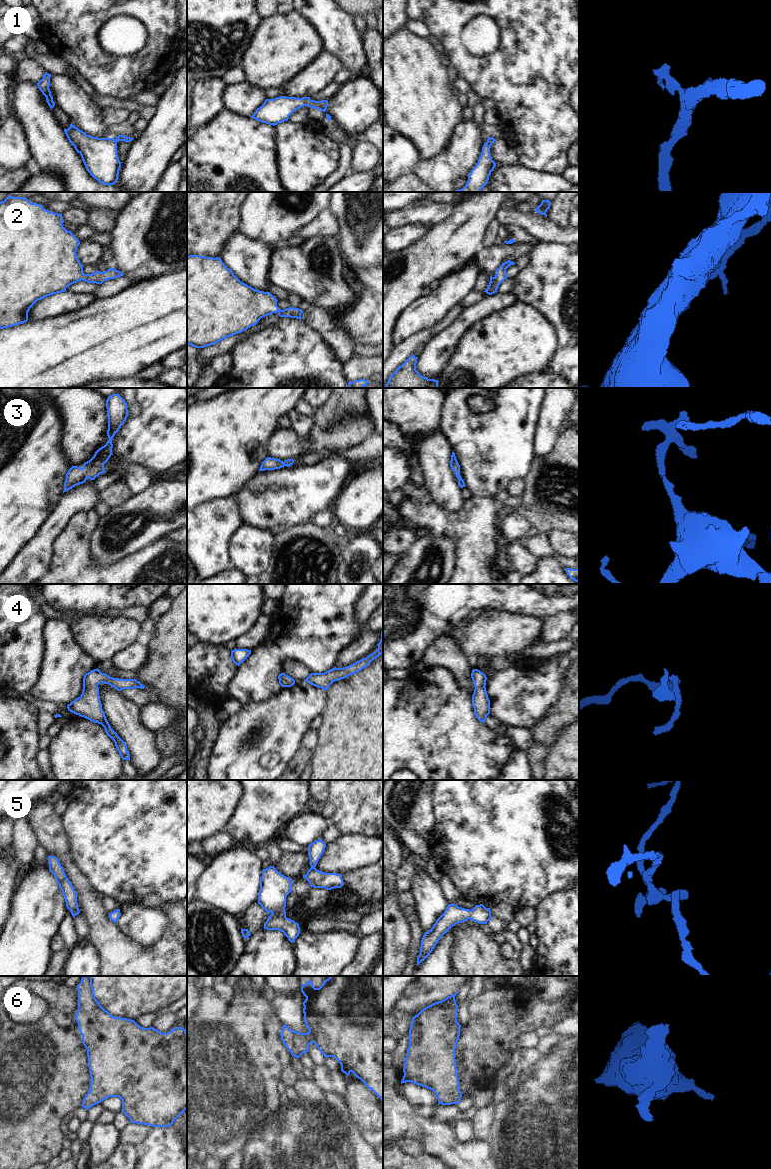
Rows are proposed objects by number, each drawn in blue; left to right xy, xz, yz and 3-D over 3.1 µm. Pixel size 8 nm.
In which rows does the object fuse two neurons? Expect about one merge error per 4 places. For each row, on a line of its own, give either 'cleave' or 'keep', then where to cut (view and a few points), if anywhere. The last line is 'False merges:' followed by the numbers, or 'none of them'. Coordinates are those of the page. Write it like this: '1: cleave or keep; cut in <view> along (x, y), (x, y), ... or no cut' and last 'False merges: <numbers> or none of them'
1: keep; no cut
2: keep; no cut
3: keep; no cut
4: keep; no cut
5: keep; no cut
6: keep; no cut
False merges: none of them

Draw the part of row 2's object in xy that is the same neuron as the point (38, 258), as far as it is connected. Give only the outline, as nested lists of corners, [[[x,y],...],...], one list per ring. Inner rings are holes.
[[[8,195],[0,202],[0,329],[27,322],[28,312],[38,300],[65,292],[68,286],[78,281],[102,284],[106,280],[123,276],[122,272],[114,268],[84,274],[76,254],[80,241],[63,227],[63,222],[62,214],[48,211],[43,205],[31,203],[25,197]]]

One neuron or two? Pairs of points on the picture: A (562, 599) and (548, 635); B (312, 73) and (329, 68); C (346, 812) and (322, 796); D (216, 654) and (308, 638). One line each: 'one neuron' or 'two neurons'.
A: two neurons
B: one neuron
C: two neurons
D: two neurons

